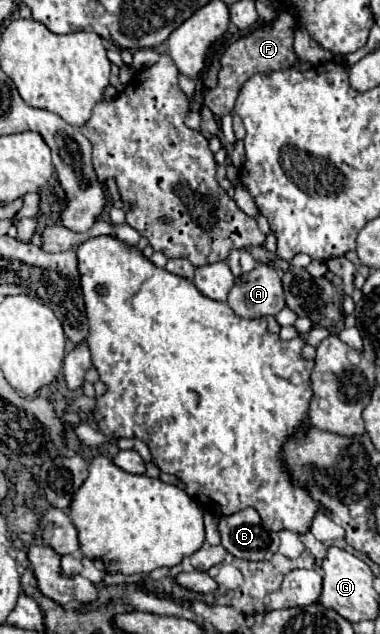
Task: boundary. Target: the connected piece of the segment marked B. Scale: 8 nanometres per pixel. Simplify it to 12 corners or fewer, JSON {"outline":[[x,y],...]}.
{"outline":[[253,507],[219,519],[221,545],[261,561],[279,549]]}

